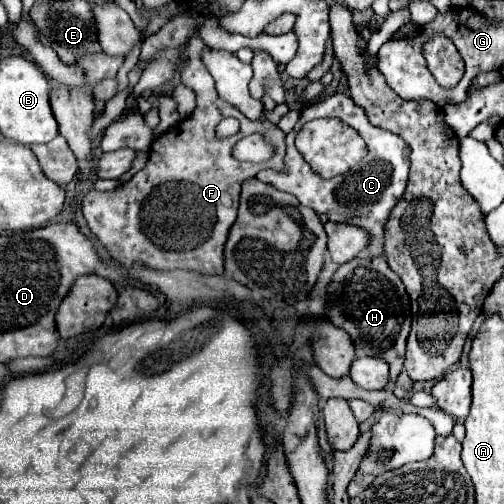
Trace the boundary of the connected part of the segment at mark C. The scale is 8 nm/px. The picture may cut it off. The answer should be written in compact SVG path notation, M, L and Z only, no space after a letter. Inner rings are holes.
M336 92L334 96L314 104L306 112L302 112L294 130L290 134L286 134L286 158L284 158L284 162L288 166L288 172L280 174L280 172L274 172L274 170L260 170L256 174L256 178L260 178L262 182L272 184L278 190L294 194L304 206L312 208L318 214L326 214L332 222L346 222L346 224L362 228L364 232L370 234L370 242L368 242L368 248L366 248L364 256L380 256L382 254L380 238L384 236L384 226L388 222L388 216L390 216L392 208L398 204L400 196L404 194L406 182L408 182L410 148L400 136L372 126L366 118L364 110L360 106L356 106L350 96ZM314 118L338 118L344 124L352 126L364 138L364 142L368 144L368 156L366 156L366 160L362 160L354 168L354 172L346 172L342 176L324 180L324 178L316 176L310 166L306 166L304 158L300 156L300 152L294 146L294 138L300 132L302 124L306 124Z

